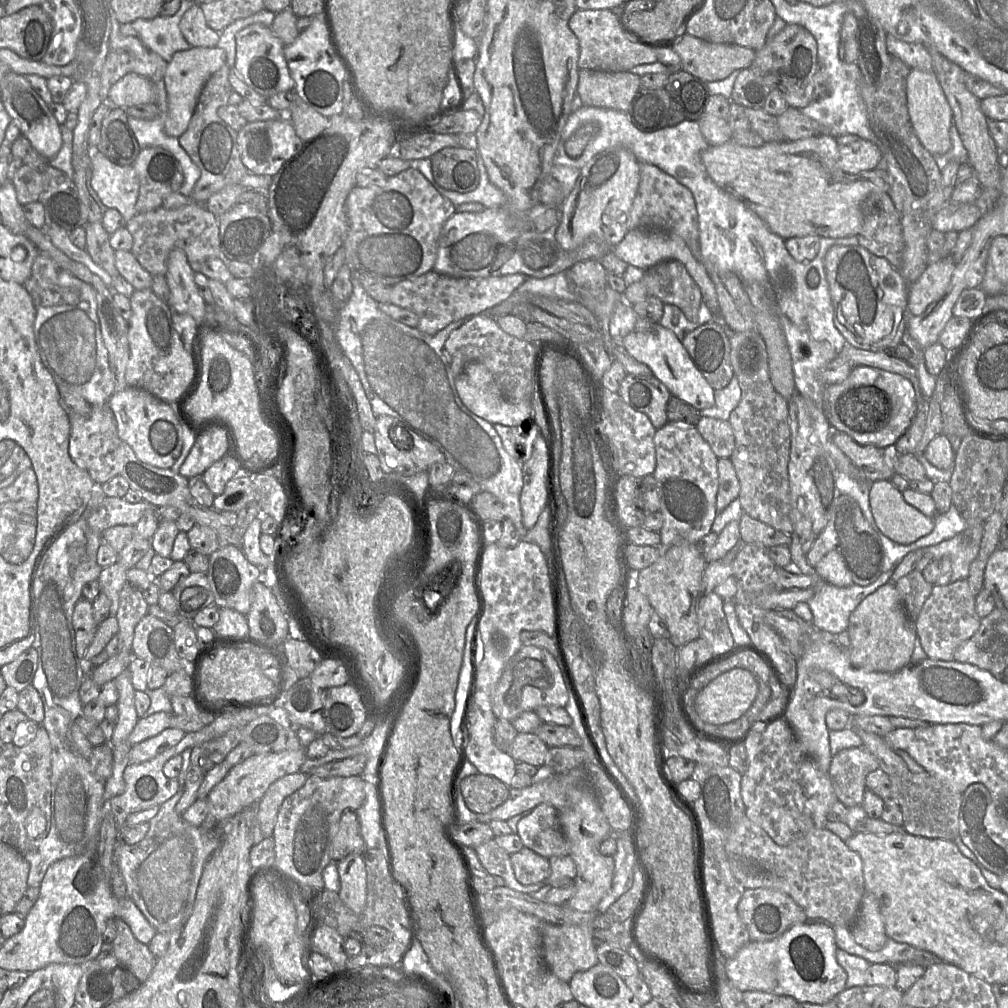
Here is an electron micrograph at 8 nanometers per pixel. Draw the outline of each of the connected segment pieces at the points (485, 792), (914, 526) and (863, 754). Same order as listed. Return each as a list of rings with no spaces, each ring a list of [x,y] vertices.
[[[477,773],[460,781],[460,791],[469,810],[487,814],[508,799],[510,786],[494,776]]]
[[[889,480],[870,483],[869,503],[878,528],[896,543],[909,545],[934,528],[934,519],[908,504]]]
[[[865,745],[839,751],[833,756],[829,769],[837,799],[847,808],[862,805],[866,777],[879,768],[877,759]]]

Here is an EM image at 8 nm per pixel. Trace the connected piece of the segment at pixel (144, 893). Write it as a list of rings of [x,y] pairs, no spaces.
[[[191,749],[181,753],[183,762],[177,777],[178,792],[164,802],[149,821],[149,830],[142,841],[127,845],[119,841],[115,861],[125,882],[127,897],[139,908],[157,933],[180,932],[189,919],[204,866],[221,845],[221,839],[209,837],[182,819],[175,806],[180,800],[186,775],[191,767]]]

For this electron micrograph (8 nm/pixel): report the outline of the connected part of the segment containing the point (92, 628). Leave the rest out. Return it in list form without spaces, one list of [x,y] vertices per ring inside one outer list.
[[[84,597],[80,598],[75,604],[72,622],[76,635],[77,655],[83,659],[98,629],[93,616],[93,602]]]

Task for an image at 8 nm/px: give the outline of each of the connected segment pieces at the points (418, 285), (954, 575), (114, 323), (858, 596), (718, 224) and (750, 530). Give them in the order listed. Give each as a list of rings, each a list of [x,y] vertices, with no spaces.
[[[352,269],[367,294],[378,303],[393,304],[414,312],[419,323],[417,329],[422,333],[434,335],[451,322],[470,318],[506,300],[529,276],[508,274],[484,278],[456,278],[442,275],[433,269],[419,277],[403,280],[393,286],[386,285],[366,272]]]
[[[967,526],[959,535],[942,541],[939,544],[920,548],[922,555],[930,555],[933,560],[938,560],[947,556],[951,560],[951,583],[961,579],[966,579],[972,561],[976,558],[983,526]]]
[[[32,225],[26,230],[26,236],[36,245],[39,252],[47,254],[52,258],[61,270],[66,270],[73,276],[91,285],[96,292],[97,314],[100,321],[100,329],[104,345],[109,354],[109,363],[115,377],[115,392],[119,392],[128,387],[125,380],[126,367],[130,358],[128,342],[128,321],[123,318],[119,309],[113,301],[114,291],[108,287],[104,281],[91,270],[86,269],[83,264],[67,257],[63,252],[56,248],[48,237],[44,229],[38,229]]]
[[[896,562],[892,569],[881,572],[874,582],[866,586],[853,583],[837,587],[825,581],[815,581],[814,586],[811,586],[815,588],[815,594],[807,601],[813,614],[812,624],[835,635],[846,630],[851,612],[866,596],[890,581],[900,562]]]
[[[581,105],[568,118],[561,132],[561,141],[567,141],[586,122],[598,124],[597,135],[577,158],[571,158],[567,154],[559,157],[556,153],[555,162],[580,170],[595,155],[621,147],[630,150],[640,163],[655,165],[685,185],[695,199],[700,257],[707,270],[710,264],[717,274],[735,275],[746,288],[758,288],[762,292],[783,330],[791,356],[796,392],[804,399],[810,399],[815,408],[823,411],[825,385],[819,379],[819,372],[849,344],[834,324],[824,257],[833,245],[859,245],[857,236],[820,237],[816,257],[808,263],[797,262],[787,251],[786,240],[773,233],[744,201],[716,185],[707,174],[701,156],[710,146],[697,121],[686,118],[674,127],[667,126],[647,132],[638,128],[625,111]]]
[[[743,513],[739,520],[740,540],[745,543],[762,545],[766,548],[773,546],[789,546],[790,534],[777,530],[749,515]]]

